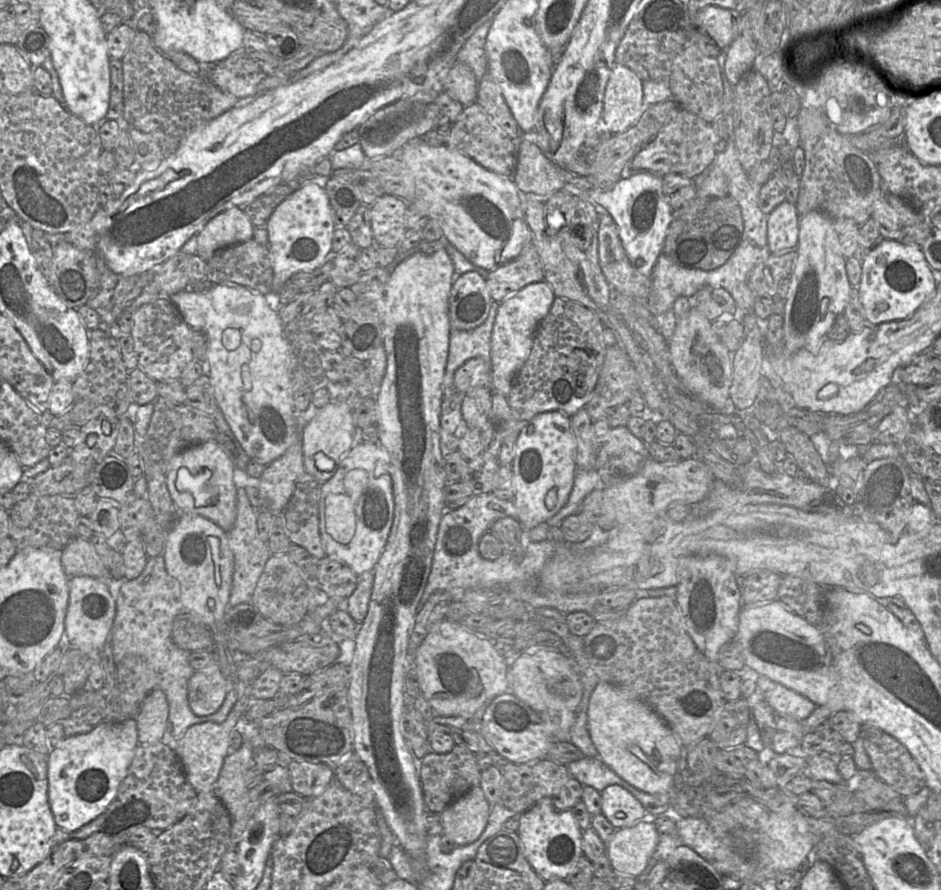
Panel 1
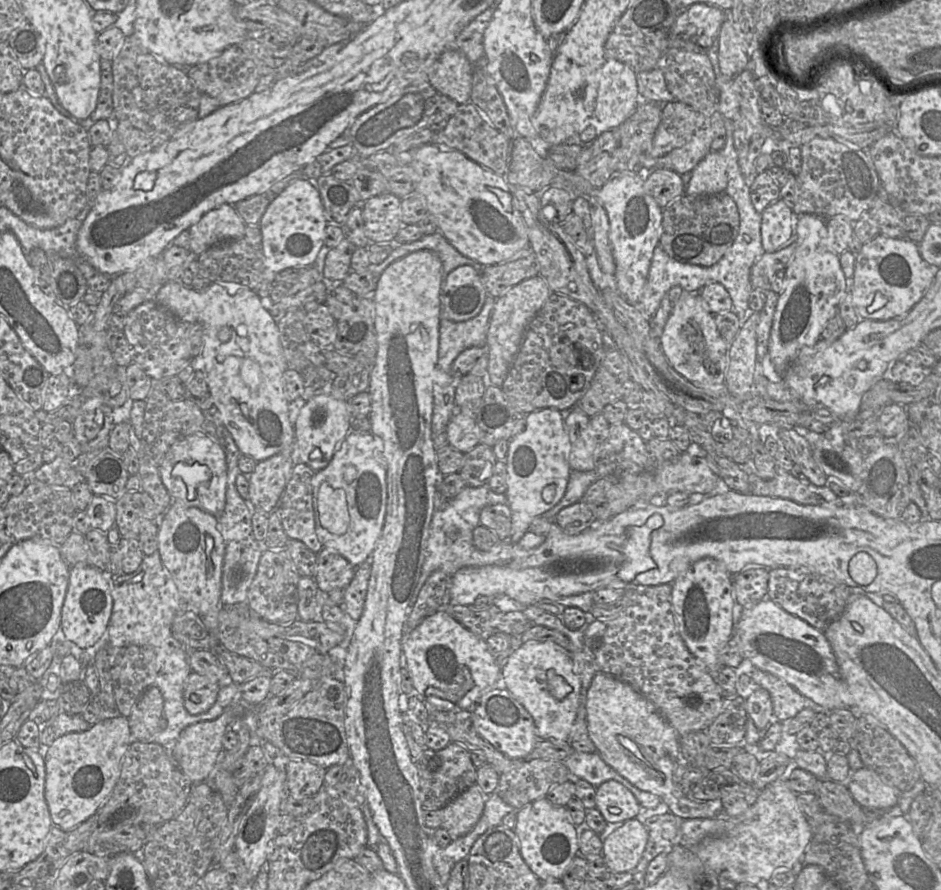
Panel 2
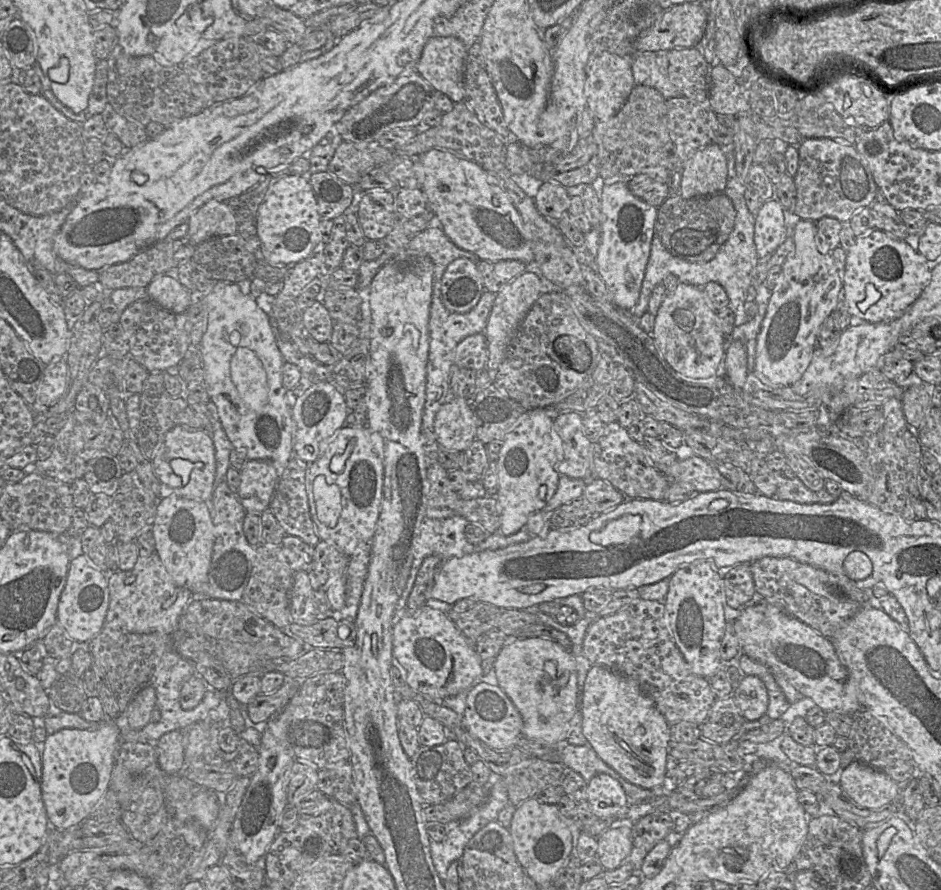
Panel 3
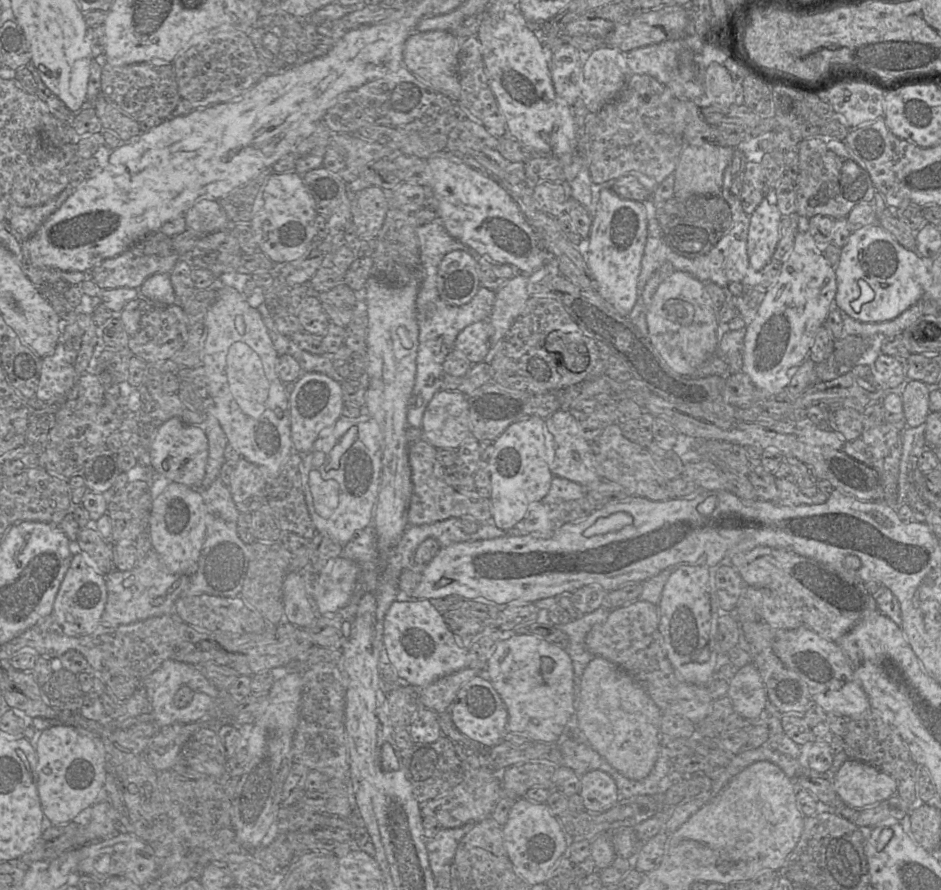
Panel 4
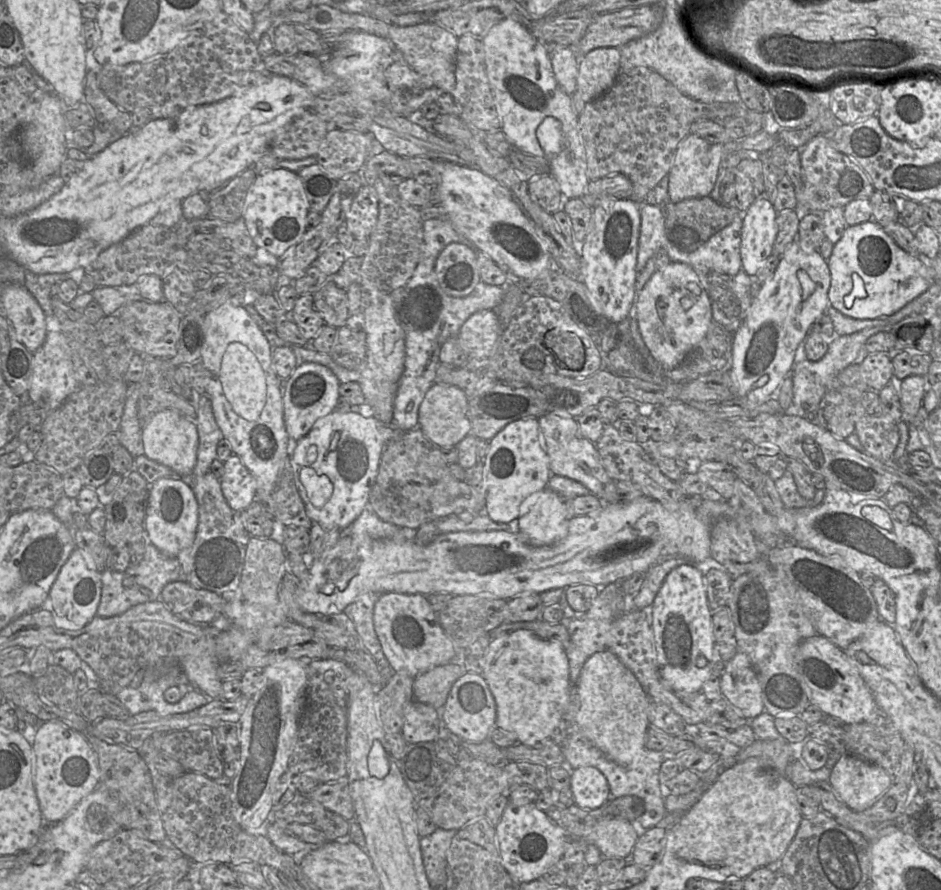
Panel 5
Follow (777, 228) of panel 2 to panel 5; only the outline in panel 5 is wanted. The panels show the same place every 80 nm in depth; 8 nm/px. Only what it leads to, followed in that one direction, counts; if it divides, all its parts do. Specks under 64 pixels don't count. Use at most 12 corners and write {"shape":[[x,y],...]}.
{"shape":[[766,196],[743,213],[742,270],[754,276],[772,254],[777,214]]}

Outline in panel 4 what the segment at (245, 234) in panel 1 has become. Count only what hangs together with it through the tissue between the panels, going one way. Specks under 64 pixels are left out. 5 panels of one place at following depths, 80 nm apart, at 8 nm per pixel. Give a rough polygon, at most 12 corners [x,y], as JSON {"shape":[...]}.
{"shape":[[198,200],[186,228],[205,235],[231,223],[218,200]]}

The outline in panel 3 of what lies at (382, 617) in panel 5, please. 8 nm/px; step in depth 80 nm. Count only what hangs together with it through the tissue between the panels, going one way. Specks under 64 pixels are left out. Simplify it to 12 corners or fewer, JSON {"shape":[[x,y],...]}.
{"shape":[[444,612],[398,617],[393,656],[407,684],[442,704],[483,676]]}

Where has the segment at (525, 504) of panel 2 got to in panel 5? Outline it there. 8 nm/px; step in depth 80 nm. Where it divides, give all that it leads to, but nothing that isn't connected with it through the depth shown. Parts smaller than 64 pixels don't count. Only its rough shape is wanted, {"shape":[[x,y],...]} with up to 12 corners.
{"shape":[[538,418],[507,424],[483,460],[486,515],[506,524],[551,476]]}

